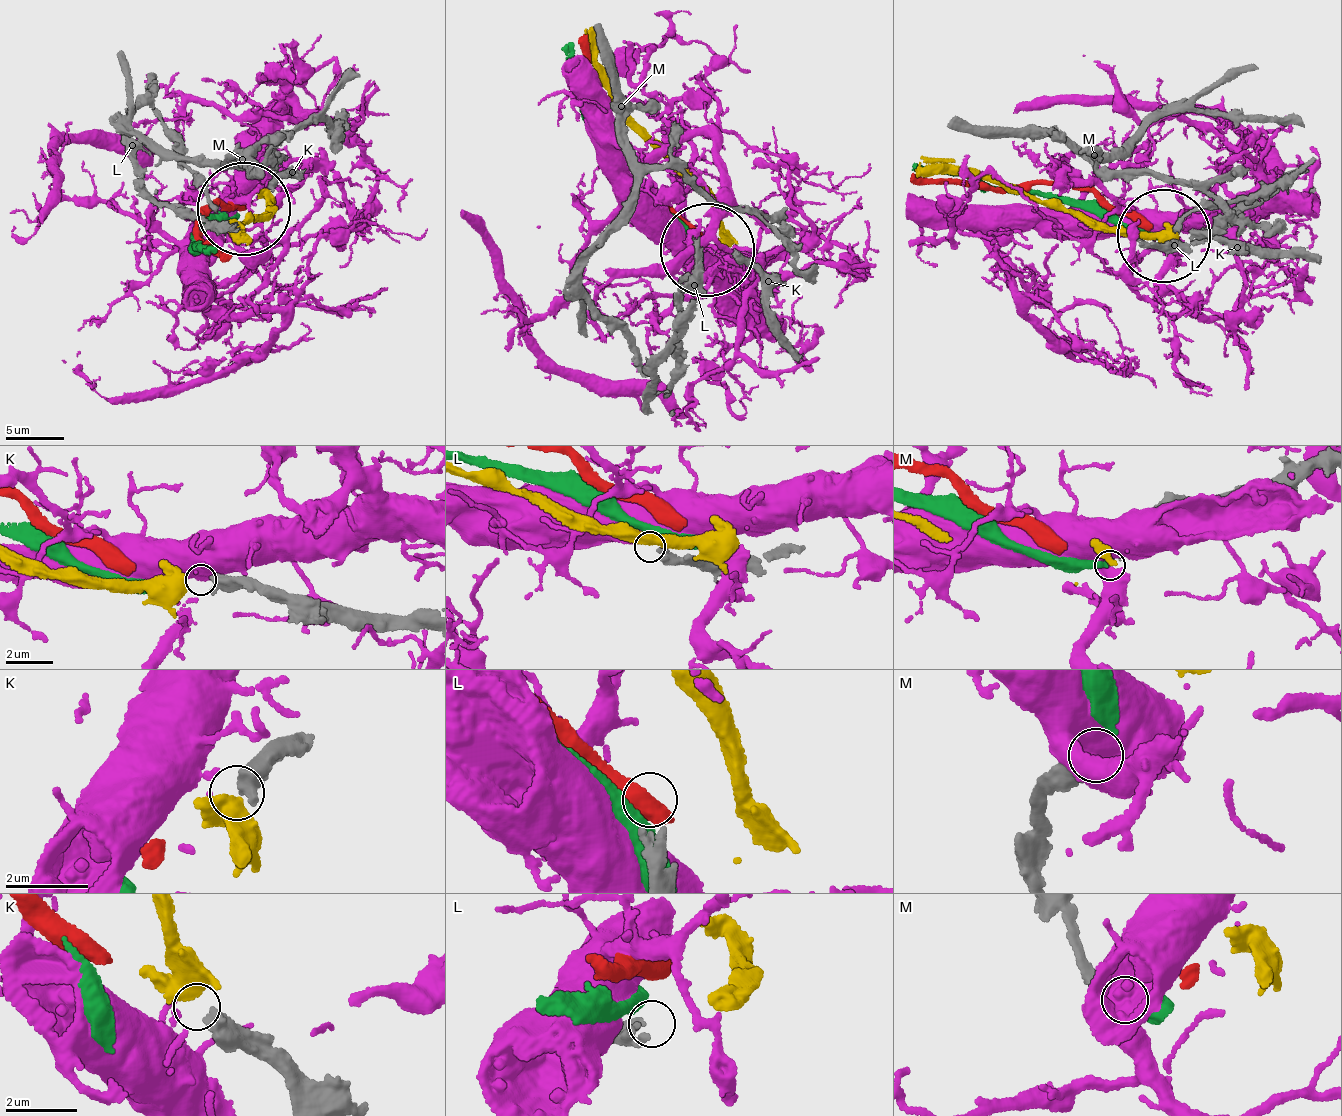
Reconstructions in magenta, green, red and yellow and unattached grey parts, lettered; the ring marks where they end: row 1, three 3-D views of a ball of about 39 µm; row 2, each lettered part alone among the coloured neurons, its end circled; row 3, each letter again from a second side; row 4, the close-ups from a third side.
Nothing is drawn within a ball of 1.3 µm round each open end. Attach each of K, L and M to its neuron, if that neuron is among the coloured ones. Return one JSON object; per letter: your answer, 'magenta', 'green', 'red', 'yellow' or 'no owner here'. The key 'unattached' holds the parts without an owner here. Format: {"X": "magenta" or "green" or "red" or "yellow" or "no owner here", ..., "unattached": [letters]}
{"K": "yellow", "L": "no owner here", "M": "no owner here", "unattached": ["L", "M"]}

